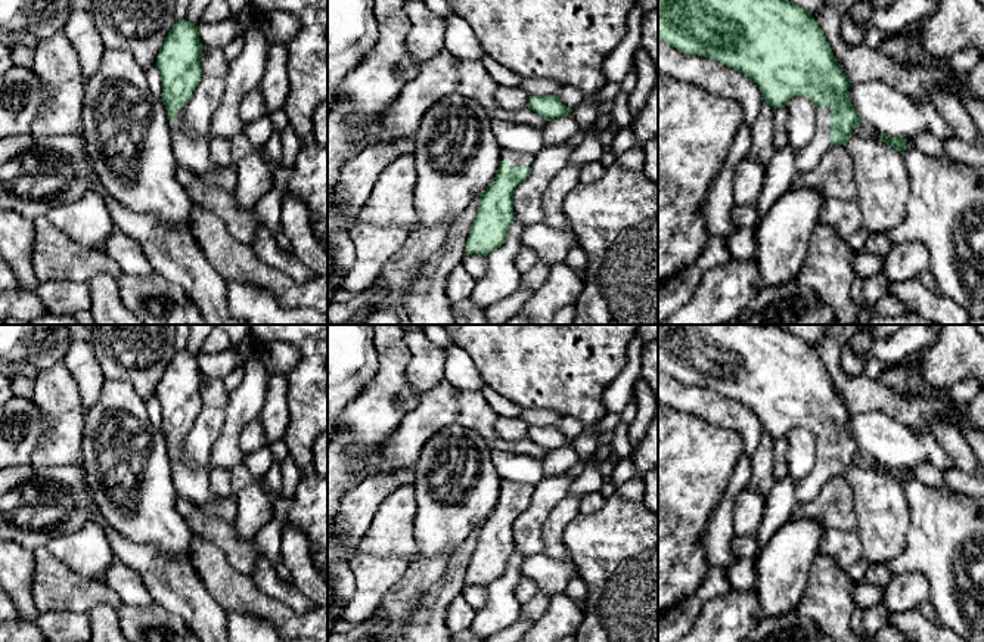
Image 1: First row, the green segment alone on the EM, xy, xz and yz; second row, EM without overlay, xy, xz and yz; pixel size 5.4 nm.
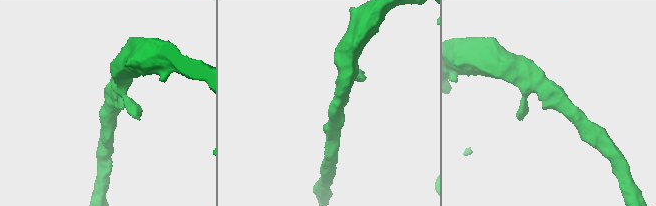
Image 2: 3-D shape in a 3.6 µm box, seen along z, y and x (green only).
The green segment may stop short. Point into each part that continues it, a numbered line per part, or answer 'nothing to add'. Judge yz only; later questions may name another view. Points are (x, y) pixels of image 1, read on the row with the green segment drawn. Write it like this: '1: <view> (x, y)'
1: yz (807, 158)

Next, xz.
1: xz (514, 158)

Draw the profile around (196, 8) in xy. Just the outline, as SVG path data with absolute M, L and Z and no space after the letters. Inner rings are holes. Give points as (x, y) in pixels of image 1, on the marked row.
M190 0L184 19L199 25L202 22L202 13L209 1L211 0Z

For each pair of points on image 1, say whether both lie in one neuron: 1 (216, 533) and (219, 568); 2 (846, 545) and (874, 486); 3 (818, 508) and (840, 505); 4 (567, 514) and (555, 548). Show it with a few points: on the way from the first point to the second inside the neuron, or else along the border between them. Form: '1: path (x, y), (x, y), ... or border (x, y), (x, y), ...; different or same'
1: border (195, 534), (213, 542), (226, 560), (241, 571); different
2: border (854, 532), (860, 542), (862, 555); different
3: path (823, 508), (834, 506); same
4: path (558, 523), (555, 526), (555, 539); same

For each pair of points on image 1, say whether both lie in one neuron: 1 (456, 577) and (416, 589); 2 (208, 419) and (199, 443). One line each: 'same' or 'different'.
1: different
2: same

